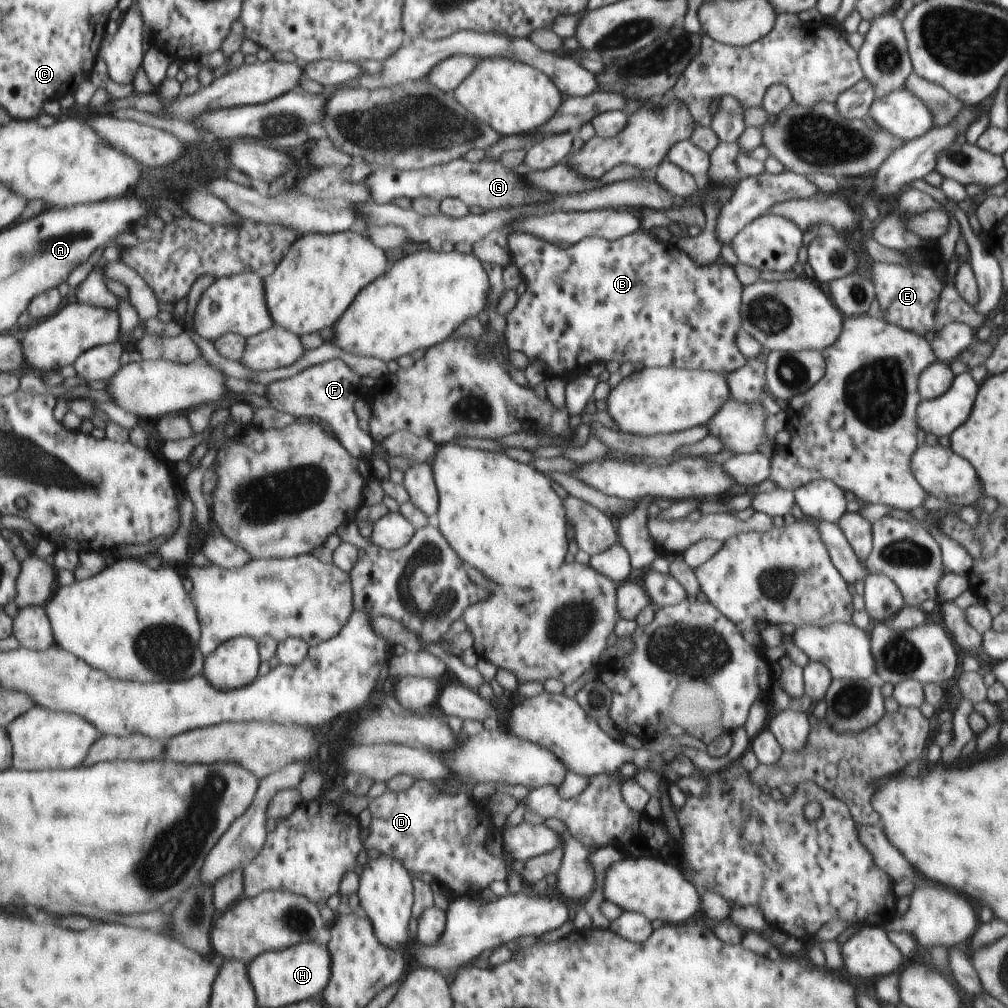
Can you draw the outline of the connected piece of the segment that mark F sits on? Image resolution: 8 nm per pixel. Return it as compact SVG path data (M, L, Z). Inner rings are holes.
M330 359L307 367L304 371L285 379L273 381L267 385L265 397L275 410L293 414L298 420L323 420L335 436L349 450L351 456L362 456L368 459L375 443L372 438L357 427L357 416L353 412L353 402L359 391L360 376L343 360Z

